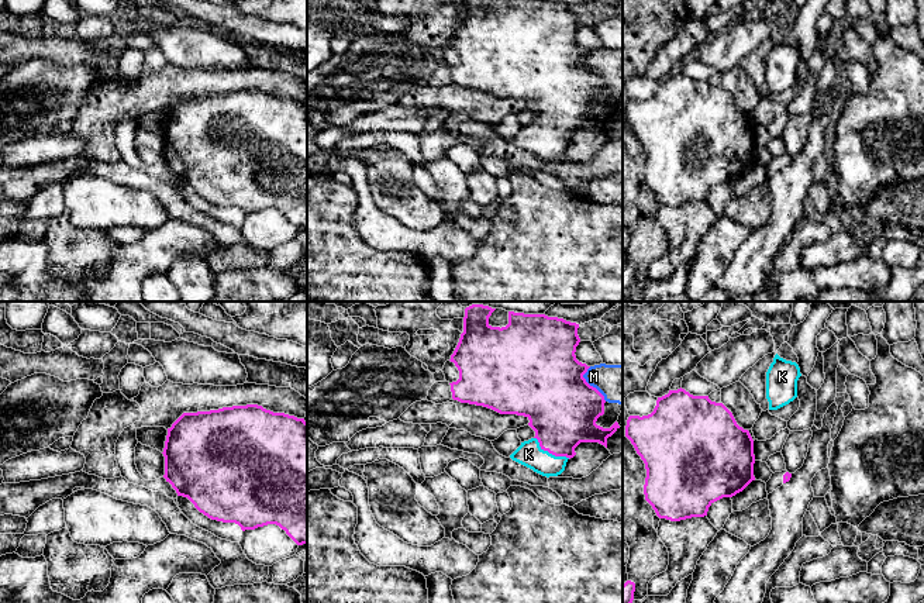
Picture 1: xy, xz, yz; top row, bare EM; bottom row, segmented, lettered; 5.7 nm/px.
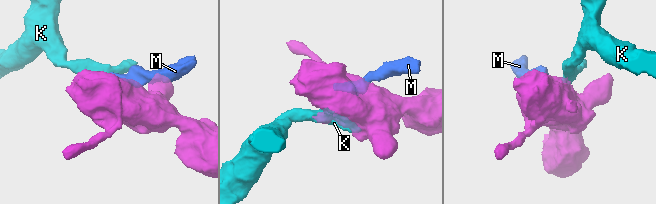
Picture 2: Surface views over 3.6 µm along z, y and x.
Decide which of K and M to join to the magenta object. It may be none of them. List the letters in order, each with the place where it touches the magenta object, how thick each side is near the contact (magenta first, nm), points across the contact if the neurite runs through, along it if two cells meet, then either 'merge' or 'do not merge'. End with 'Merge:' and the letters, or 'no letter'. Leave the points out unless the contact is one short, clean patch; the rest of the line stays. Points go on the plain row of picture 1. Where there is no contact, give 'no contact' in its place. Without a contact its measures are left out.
K: contact xz (551, 137); calibres 400 and 140 nm; way xz (562, 95), (562, 106), (551, 137), (528, 138); merge
M: contact xz (589, 69); calibres 440 and 220 nm; border xz (589, 51), (583, 62), (606, 85); do not merge
Merge: K

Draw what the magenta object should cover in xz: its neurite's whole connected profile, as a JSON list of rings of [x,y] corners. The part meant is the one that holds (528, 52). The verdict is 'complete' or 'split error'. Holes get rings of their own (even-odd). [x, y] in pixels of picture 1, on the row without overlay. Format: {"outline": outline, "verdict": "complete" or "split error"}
{"outline": [[[465,0],[463,17],[451,39],[451,46],[459,55],[459,63],[449,68],[452,83],[492,93],[500,99],[517,99],[530,104],[528,110],[535,121],[521,127],[510,142],[542,161],[558,161],[565,155],[566,147],[576,139],[575,132],[580,127],[599,127],[607,132],[607,123],[618,113],[616,106],[610,113],[596,108],[604,99],[604,80],[590,70],[583,59],[590,51],[576,44],[579,8],[548,0],[508,0],[506,11],[492,11],[490,0]]], "verdict": "split error"}

